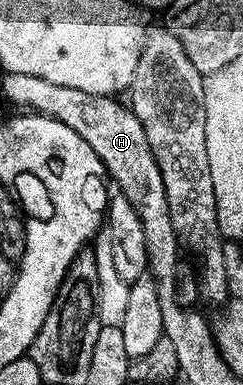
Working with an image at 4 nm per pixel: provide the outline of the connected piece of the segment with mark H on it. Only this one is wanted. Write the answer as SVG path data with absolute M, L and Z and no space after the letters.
M67 88L67 98L75 98L75 106L83 106L83 114L75 114L75 122L69 123L69 128L73 128L77 132L77 136L81 136L81 140L85 140L85 144L89 144L89 148L93 148L93 152L97 152L97 156L103 161L103 169L109 175L110 181L116 182L118 193L125 195L133 208L137 208L137 214L141 216L141 222L145 228L145 248L147 249L147 269L150 277L156 279L158 282L167 282L167 278L175 278L181 265L181 247L175 229L173 228L173 220L169 216L169 200L165 196L165 180L161 180L161 168L157 166L157 156L153 156L153 148L149 148L149 136L145 136L145 128L141 128L141 120L137 120L135 113L131 111L130 105L119 103L120 99L115 96L108 96L105 94L90 94L89 92L81 92L77 88Z

